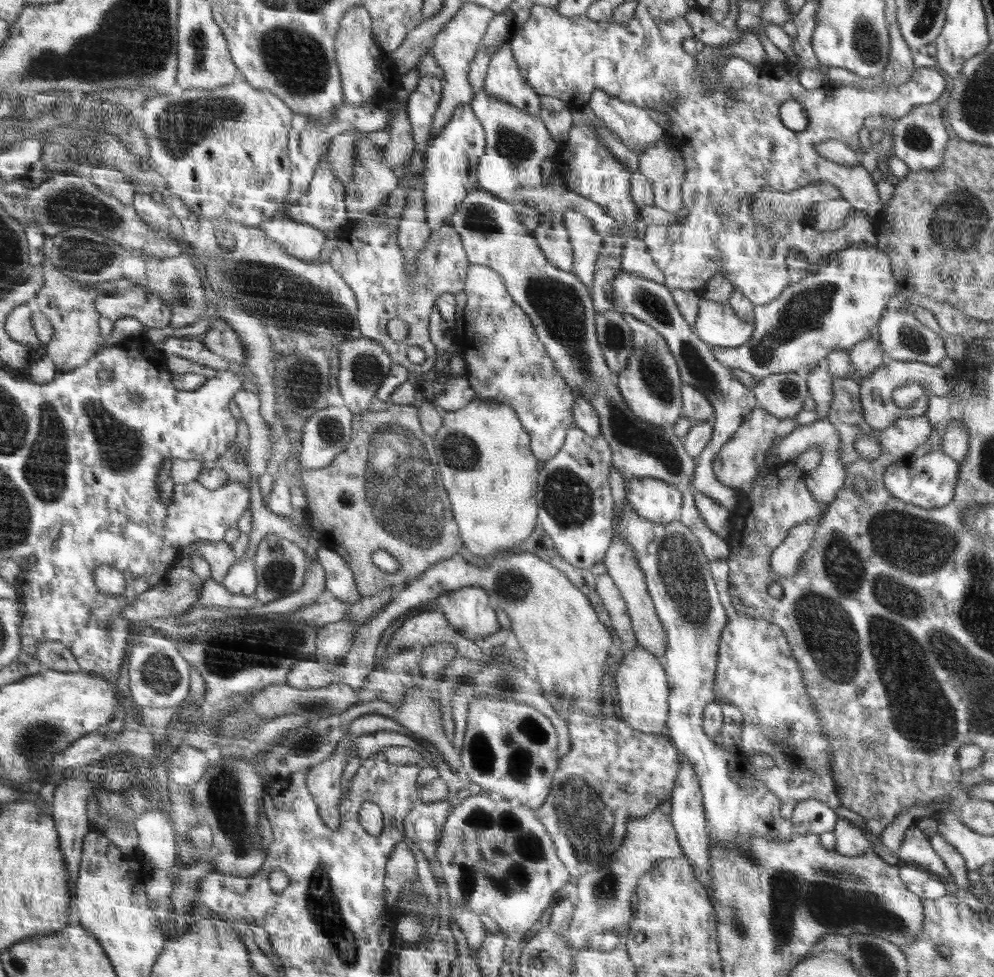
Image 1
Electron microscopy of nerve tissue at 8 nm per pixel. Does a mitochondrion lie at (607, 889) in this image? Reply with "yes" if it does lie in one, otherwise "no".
yes

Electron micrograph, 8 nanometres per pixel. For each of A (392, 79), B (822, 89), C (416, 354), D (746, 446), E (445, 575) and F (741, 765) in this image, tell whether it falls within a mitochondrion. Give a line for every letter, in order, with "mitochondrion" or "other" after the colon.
A: other
B: other
C: other
D: other
E: other
F: other

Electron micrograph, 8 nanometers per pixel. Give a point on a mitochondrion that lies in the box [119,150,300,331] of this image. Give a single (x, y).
(182, 294)

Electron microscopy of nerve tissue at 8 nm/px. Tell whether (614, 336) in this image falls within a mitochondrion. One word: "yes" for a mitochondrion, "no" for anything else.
yes

